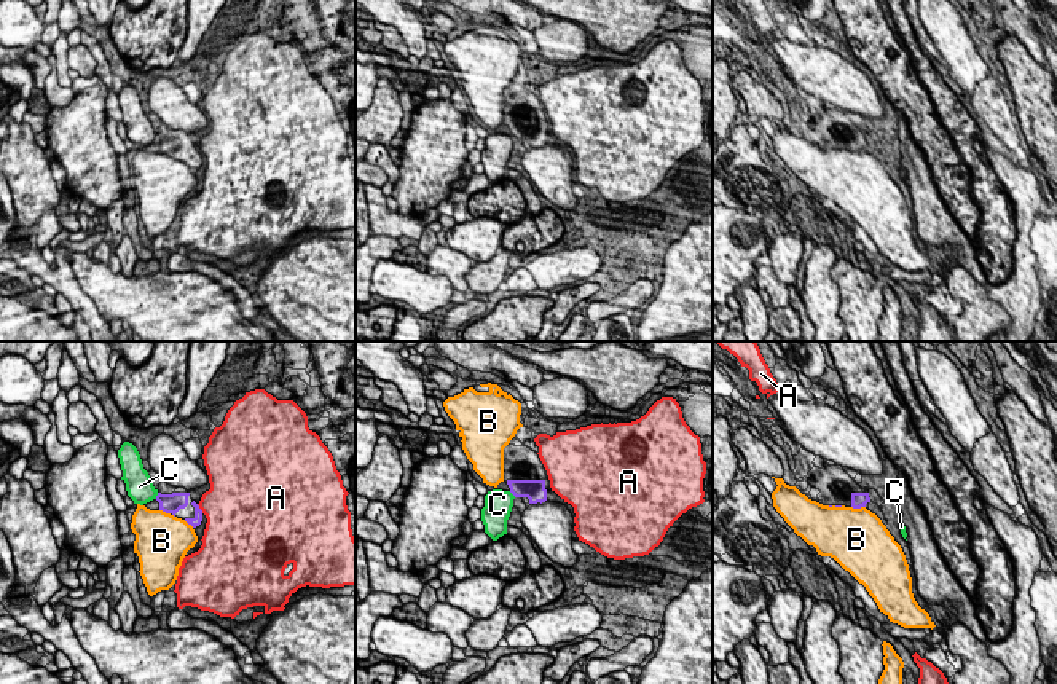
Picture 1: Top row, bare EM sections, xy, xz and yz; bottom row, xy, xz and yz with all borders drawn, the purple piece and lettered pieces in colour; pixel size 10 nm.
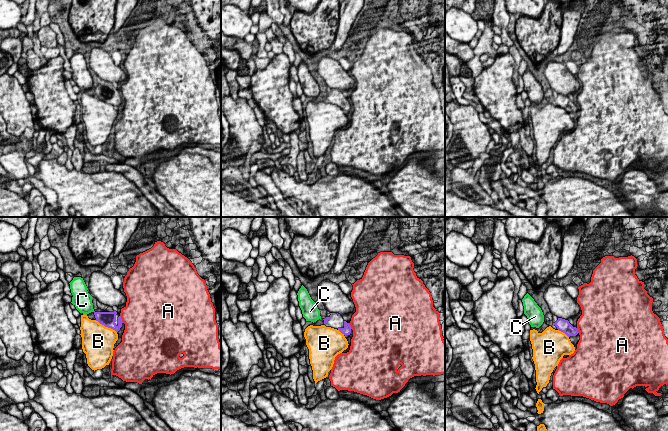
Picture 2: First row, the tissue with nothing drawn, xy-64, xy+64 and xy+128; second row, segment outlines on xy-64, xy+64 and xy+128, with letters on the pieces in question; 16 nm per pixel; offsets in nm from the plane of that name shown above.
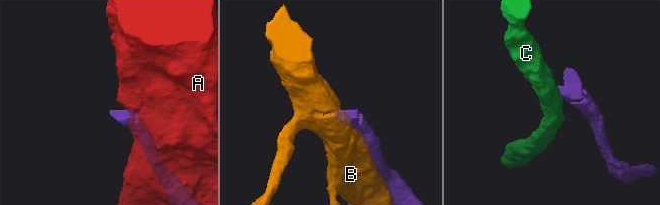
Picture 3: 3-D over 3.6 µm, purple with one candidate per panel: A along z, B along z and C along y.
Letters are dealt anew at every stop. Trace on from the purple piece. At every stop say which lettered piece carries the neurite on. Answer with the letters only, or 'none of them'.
none of them

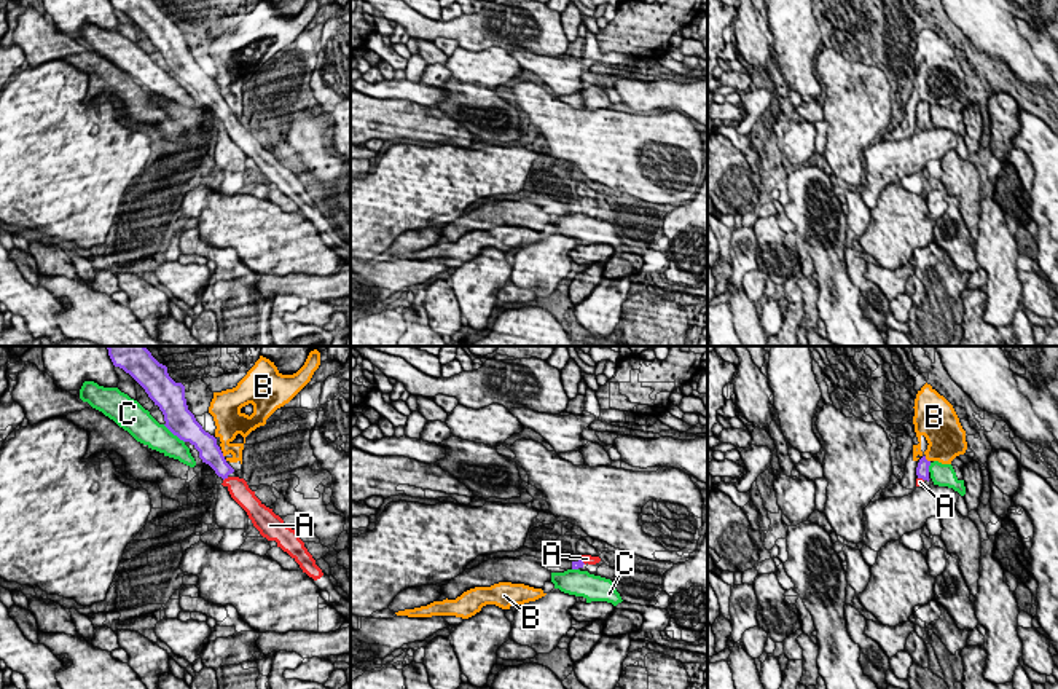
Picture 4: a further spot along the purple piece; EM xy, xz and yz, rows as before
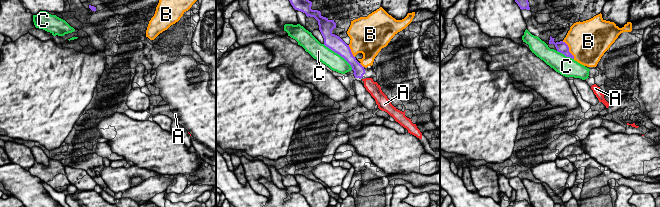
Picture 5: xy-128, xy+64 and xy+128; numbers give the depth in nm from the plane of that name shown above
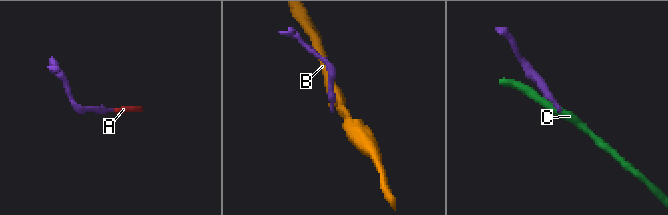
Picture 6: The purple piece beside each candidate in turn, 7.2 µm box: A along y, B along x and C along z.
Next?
A

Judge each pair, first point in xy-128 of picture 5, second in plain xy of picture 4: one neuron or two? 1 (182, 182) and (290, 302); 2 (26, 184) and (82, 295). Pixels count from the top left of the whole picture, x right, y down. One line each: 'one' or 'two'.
1: one
2: one

